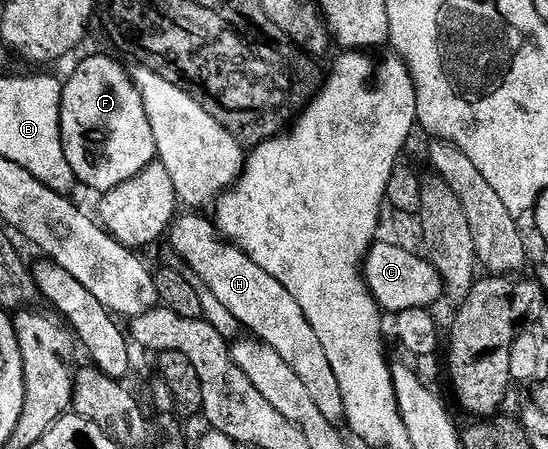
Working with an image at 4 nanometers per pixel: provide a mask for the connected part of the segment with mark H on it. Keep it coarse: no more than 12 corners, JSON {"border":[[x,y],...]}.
{"border":[[211,218],[170,227],[183,266],[343,424],[330,357],[302,305]]}

